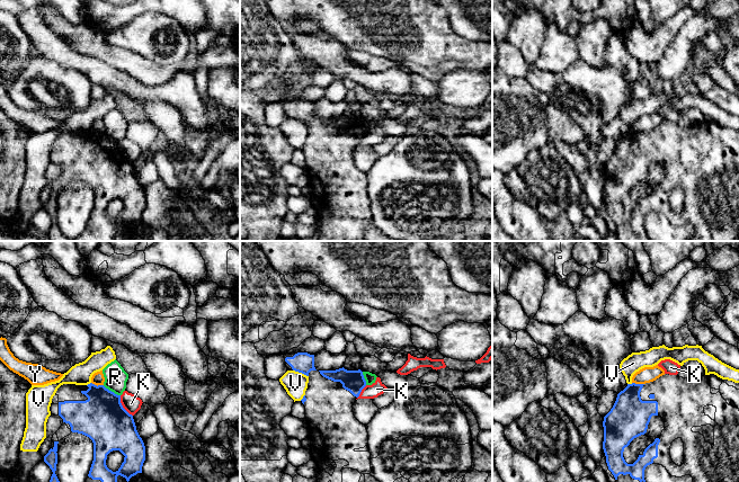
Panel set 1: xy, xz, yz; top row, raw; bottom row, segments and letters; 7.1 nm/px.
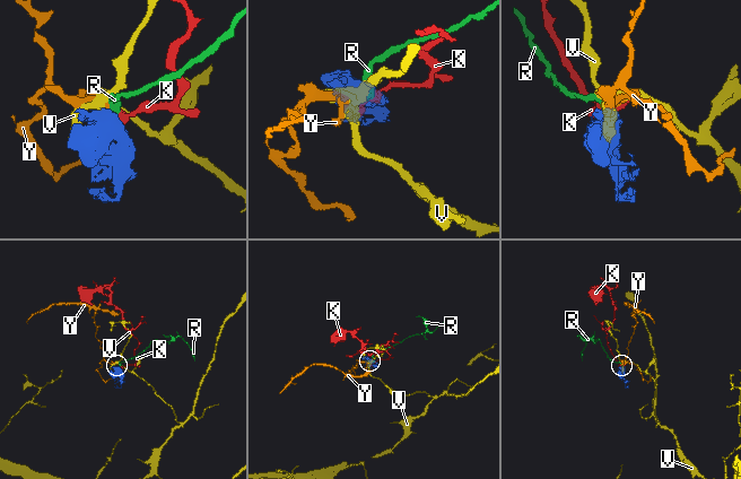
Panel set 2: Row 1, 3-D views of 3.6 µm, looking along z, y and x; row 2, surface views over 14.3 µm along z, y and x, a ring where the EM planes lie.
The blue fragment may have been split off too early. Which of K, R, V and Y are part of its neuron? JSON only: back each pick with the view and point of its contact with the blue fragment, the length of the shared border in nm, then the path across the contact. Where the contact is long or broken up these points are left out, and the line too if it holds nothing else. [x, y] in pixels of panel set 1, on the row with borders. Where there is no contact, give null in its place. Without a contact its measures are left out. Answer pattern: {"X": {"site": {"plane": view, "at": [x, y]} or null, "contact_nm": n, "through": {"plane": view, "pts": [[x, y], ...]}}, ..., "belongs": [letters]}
{"belongs": []}

